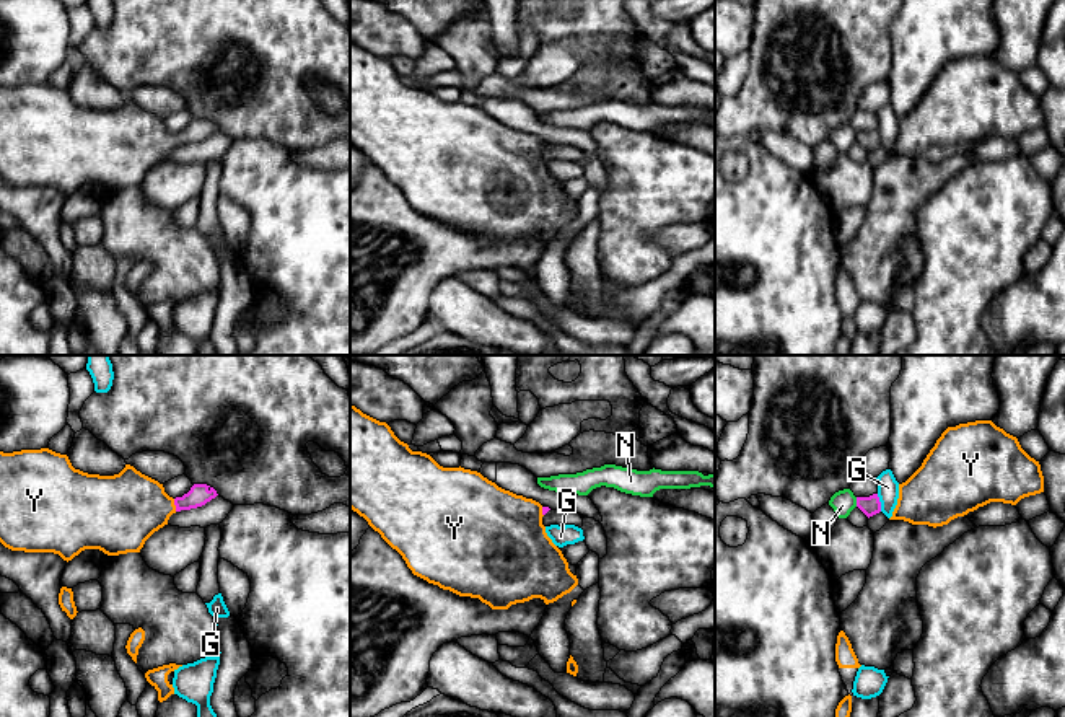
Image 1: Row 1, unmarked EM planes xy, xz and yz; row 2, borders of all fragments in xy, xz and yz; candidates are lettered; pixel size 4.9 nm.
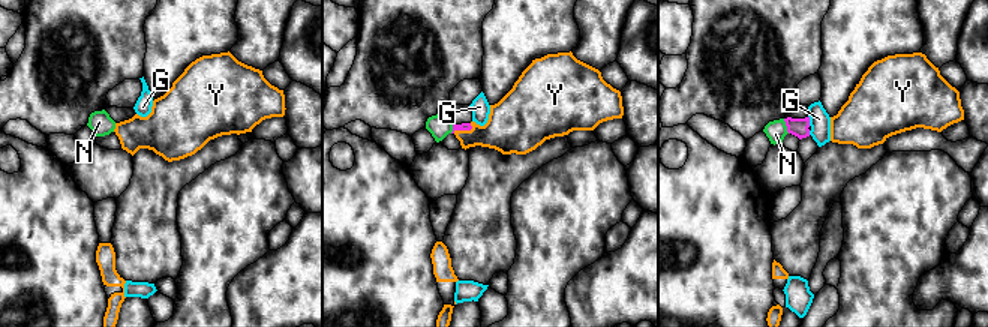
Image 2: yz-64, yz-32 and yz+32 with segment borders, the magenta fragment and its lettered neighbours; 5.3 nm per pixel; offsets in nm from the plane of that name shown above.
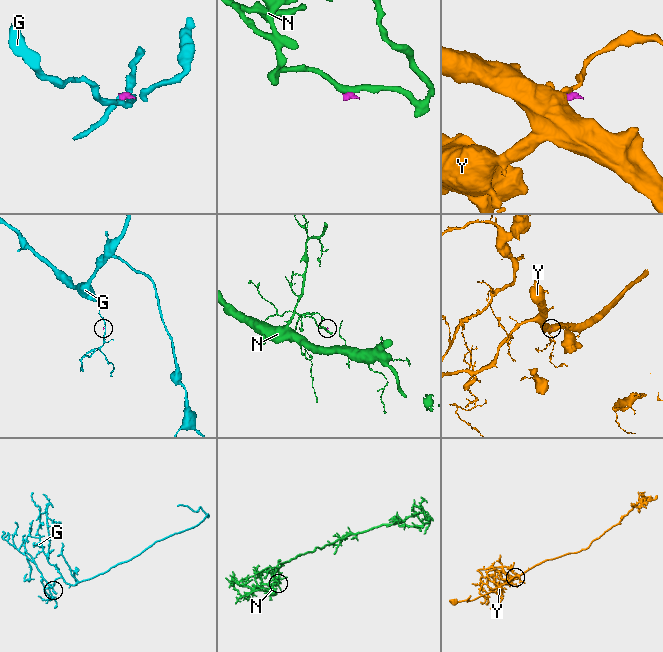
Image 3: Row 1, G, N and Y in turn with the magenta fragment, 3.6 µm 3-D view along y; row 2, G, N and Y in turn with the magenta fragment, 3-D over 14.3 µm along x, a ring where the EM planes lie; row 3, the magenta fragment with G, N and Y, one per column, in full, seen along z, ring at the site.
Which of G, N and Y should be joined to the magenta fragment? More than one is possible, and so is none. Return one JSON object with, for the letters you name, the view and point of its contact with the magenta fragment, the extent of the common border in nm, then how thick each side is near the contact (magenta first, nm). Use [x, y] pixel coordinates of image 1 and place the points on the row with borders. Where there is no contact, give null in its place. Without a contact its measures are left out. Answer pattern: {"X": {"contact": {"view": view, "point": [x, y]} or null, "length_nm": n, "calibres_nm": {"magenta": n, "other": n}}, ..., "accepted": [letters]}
{"Y": {"contact": {"view": "xy", "point": [175, 504]}, "length_nm": 70, "calibres_nm": {"magenta": 110, "other": 360}}, "accepted": ["Y"]}

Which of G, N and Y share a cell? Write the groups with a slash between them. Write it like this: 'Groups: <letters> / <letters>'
Groups: G / N / Y

